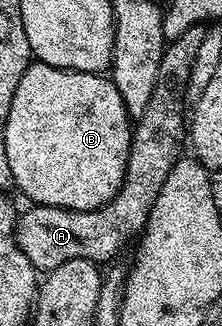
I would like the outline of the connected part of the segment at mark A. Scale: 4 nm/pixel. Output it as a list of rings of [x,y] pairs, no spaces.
[[[195,24],[190,26],[190,30],[178,34],[178,38],[165,43],[162,62],[158,66],[158,82],[154,82],[154,94],[150,94],[150,102],[146,106],[146,110],[142,110],[142,114],[135,117],[134,120],[132,149],[128,155],[124,185],[116,191],[115,198],[103,204],[101,208],[91,208],[85,212],[79,212],[73,208],[51,208],[42,204],[29,207],[29,212],[21,211],[19,213],[16,222],[16,241],[22,254],[26,254],[26,258],[30,258],[30,262],[36,267],[37,273],[53,272],[55,268],[62,266],[62,262],[74,262],[74,258],[93,262],[108,260],[127,242],[128,235],[136,238],[144,231],[146,222],[150,218],[150,210],[154,206],[166,178],[176,165],[181,163],[180,151],[186,148],[186,97],[184,91],[192,73],[194,58],[198,58],[198,50],[205,31],[204,24]]]

